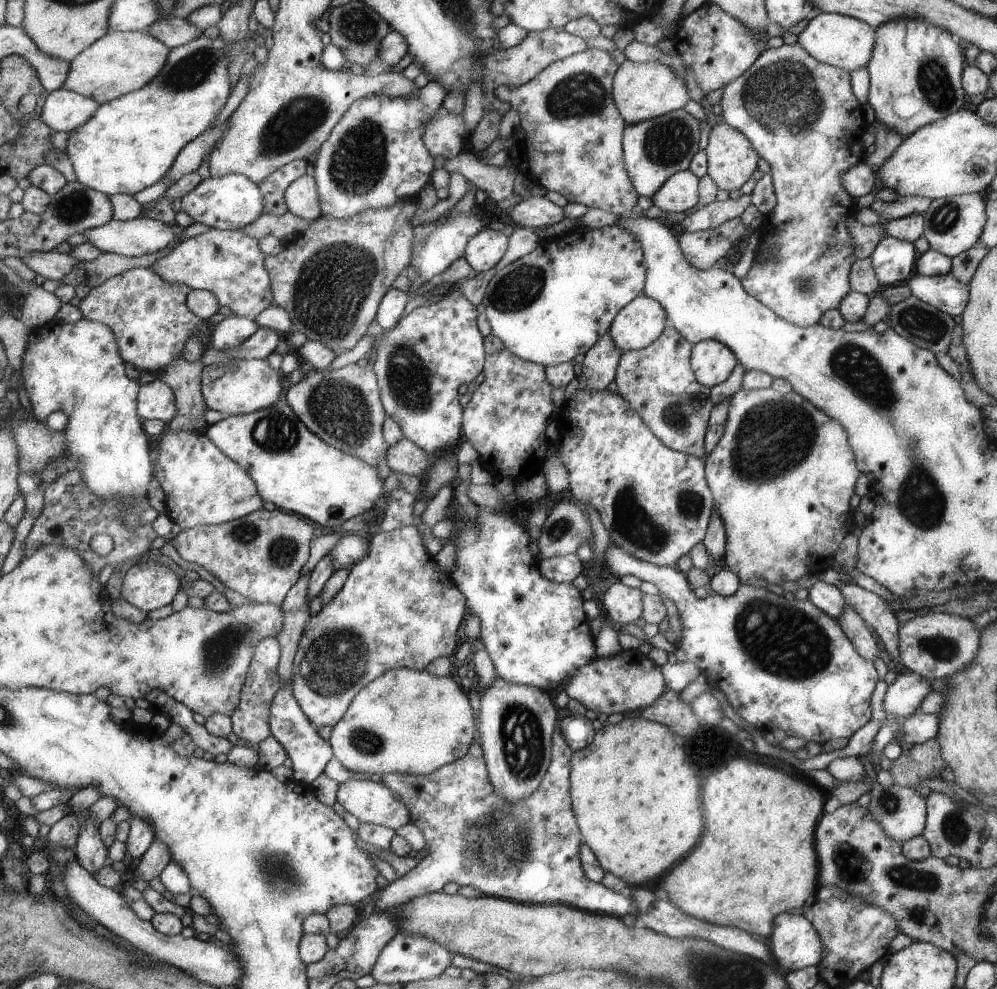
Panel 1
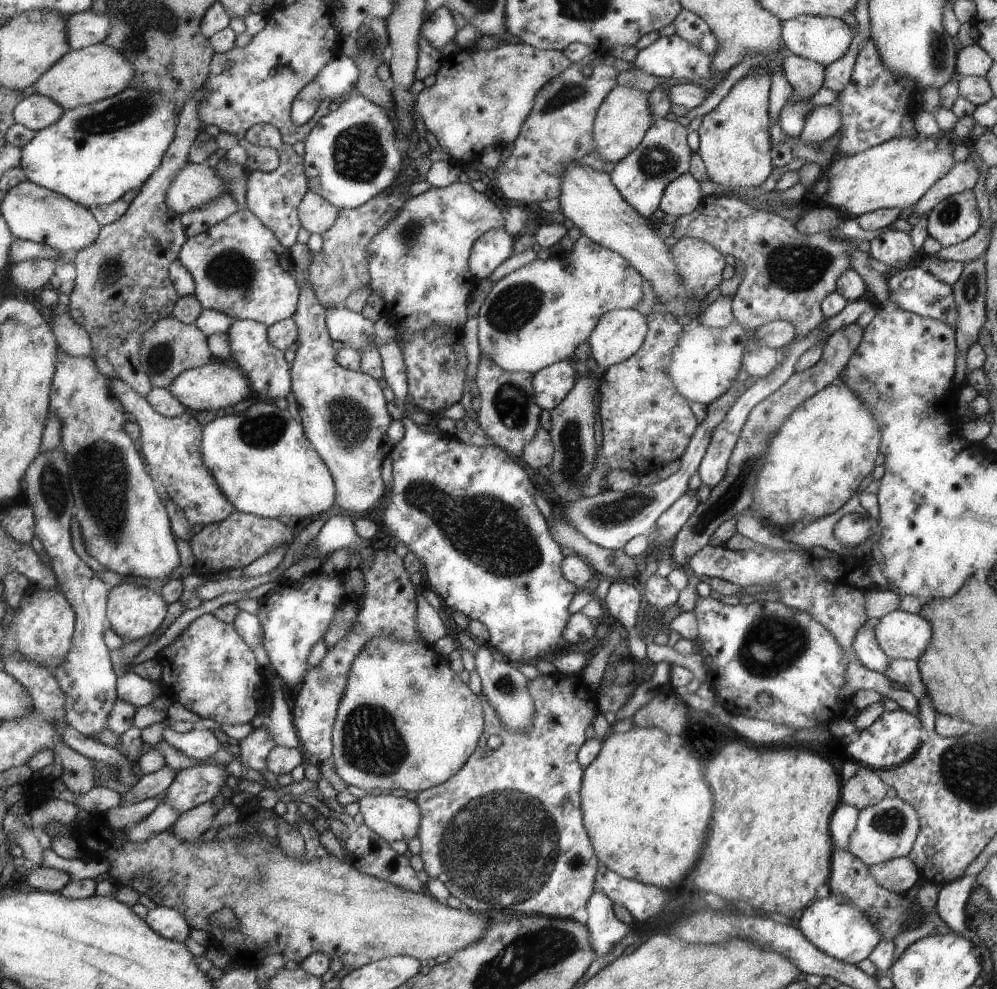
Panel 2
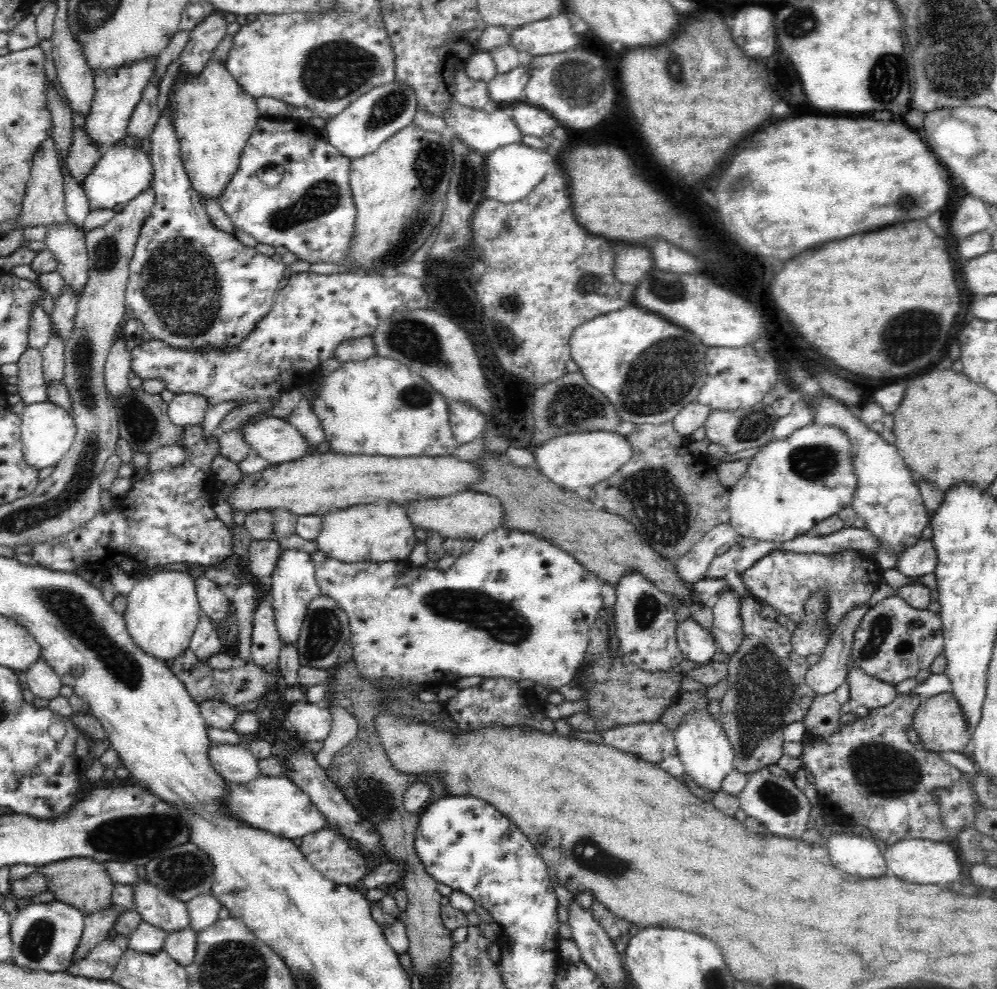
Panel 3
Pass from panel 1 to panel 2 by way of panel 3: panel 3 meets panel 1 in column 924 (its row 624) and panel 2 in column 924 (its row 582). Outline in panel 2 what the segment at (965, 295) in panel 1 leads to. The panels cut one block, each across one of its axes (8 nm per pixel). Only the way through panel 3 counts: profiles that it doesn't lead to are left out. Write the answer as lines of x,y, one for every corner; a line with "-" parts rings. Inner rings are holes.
918,264
909,265
908,268
899,269
892,278
887,280
891,301
896,303
903,311
910,311
917,315
942,321
952,330
956,330
957,319
960,316
956,305
955,291
952,285
941,281
930,271
923,269

